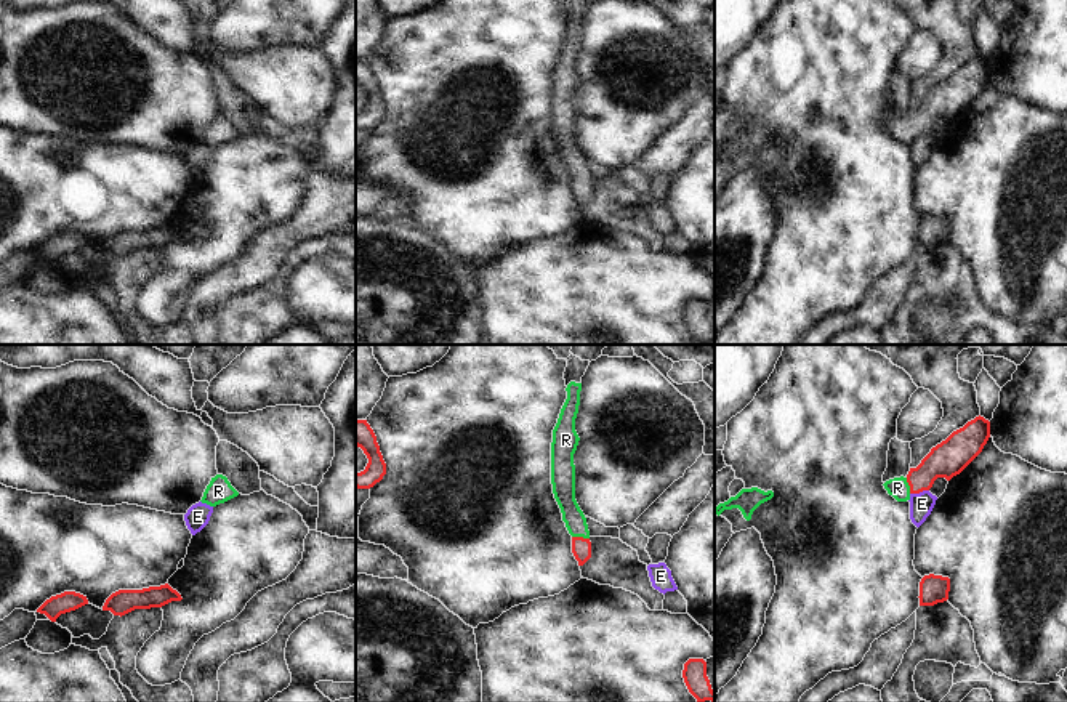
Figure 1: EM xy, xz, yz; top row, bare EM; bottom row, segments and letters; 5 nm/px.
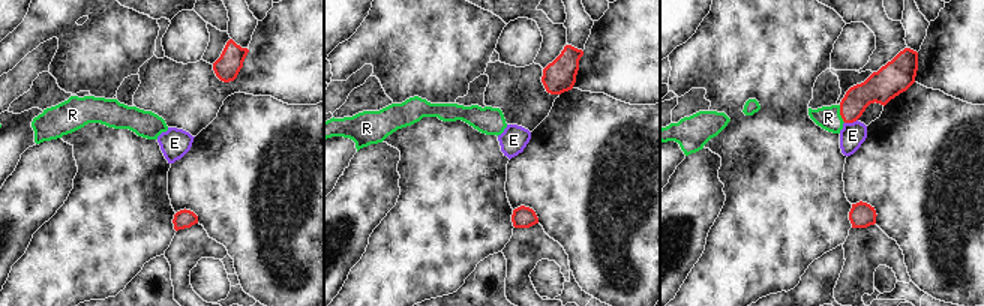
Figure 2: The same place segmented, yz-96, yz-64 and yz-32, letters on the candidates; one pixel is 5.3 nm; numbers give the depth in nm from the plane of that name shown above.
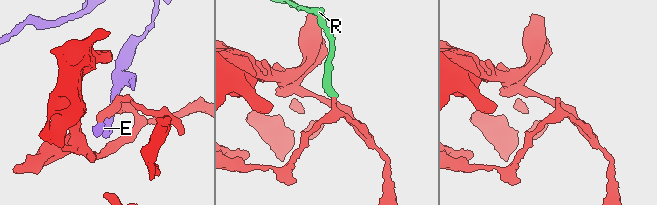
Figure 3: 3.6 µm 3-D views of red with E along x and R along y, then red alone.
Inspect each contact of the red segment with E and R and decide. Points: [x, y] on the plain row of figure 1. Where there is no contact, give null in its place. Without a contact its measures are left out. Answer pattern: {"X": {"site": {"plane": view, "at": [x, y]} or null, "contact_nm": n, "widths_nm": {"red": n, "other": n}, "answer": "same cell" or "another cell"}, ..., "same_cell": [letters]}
{"E": {"site": {"plane": "yz", "at": [918, 133]}, "contact_nm": 100, "widths_nm": {"red": 180, "other": 120}, "answer": "another cell"}, "R": {"site": {"plane": "xz", "at": [580, 178]}, "contact_nm": 90, "widths_nm": {"red": 100, "other": 110}, "answer": "same cell"}, "same_cell": ["R"]}

